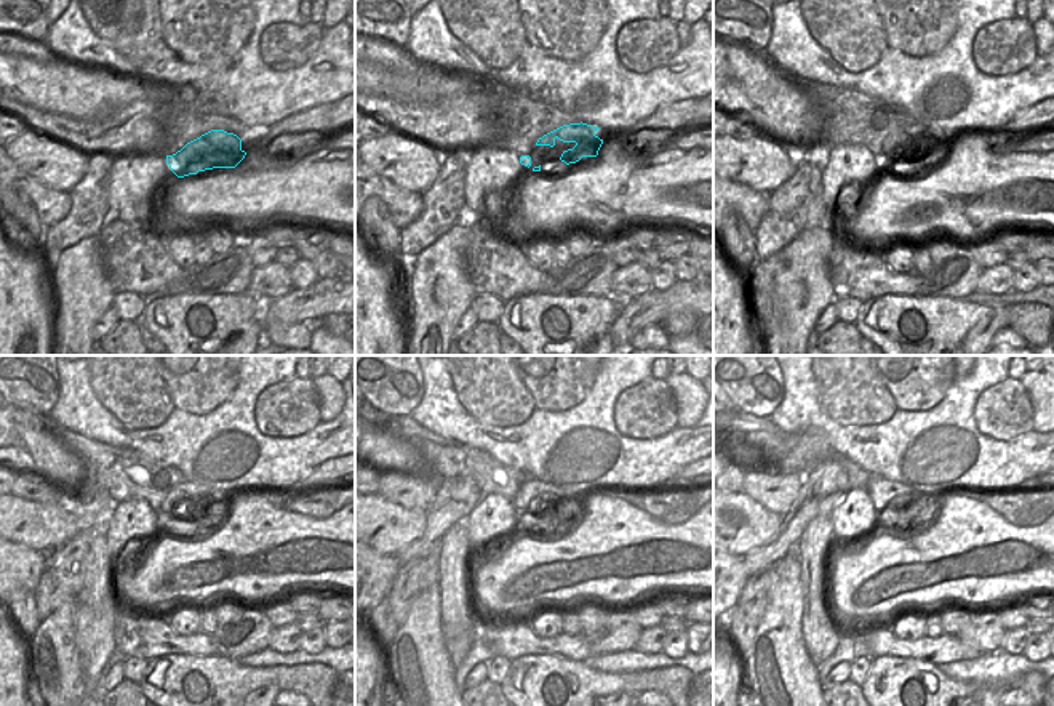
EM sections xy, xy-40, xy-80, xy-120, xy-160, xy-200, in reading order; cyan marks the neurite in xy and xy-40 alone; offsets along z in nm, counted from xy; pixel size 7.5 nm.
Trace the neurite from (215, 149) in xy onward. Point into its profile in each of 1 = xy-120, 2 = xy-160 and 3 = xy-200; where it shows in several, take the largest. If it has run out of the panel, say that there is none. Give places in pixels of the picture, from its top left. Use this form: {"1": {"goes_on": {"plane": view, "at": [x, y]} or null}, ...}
{"1": {"goes_on": {"plane": "xy-120", "at": [184, 495]}}, "2": {"goes_on": {"plane": "xy-160", "at": [536, 493]}}, "3": {"goes_on": {"plane": "xy-200", "at": [882, 492]}}}

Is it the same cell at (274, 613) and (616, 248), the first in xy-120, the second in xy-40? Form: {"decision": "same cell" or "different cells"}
{"decision": "same cell"}

